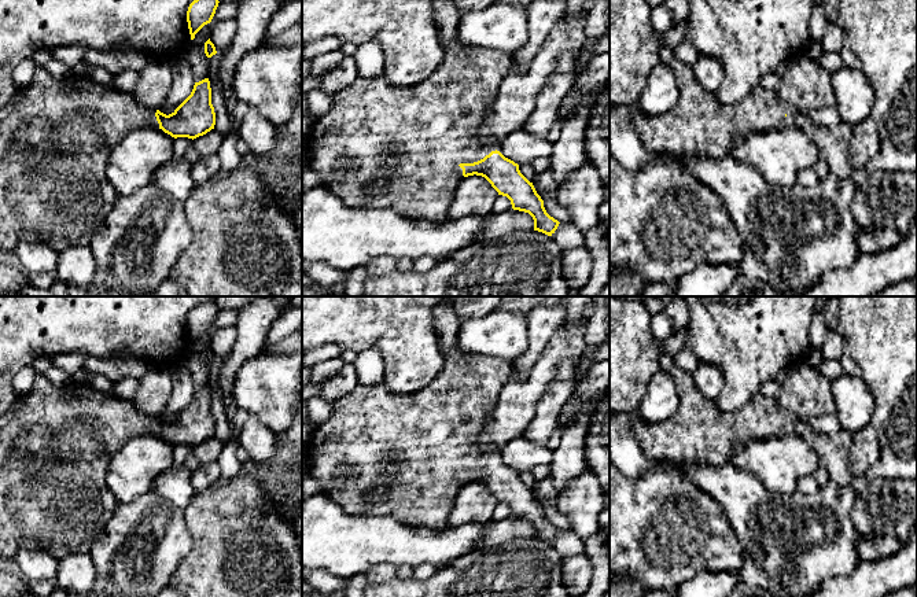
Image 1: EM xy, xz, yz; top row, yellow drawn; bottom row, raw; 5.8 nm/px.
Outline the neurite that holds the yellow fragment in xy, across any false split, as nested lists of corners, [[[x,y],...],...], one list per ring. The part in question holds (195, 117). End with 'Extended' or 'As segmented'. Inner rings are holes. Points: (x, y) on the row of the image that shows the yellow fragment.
[[[37,67],[36,74],[30,84],[21,89],[22,96],[14,111],[7,117],[8,126],[4,128],[0,122],[0,250],[14,251],[16,246],[22,242],[40,242],[55,253],[60,253],[67,247],[74,246],[89,246],[89,242],[97,228],[100,228],[111,211],[114,203],[118,200],[119,195],[115,188],[108,183],[106,177],[106,167],[113,148],[122,140],[125,134],[135,129],[152,128],[159,124],[159,129],[172,137],[188,137],[196,139],[206,134],[216,125],[216,113],[211,104],[211,88],[209,78],[195,82],[191,95],[169,115],[161,113],[156,108],[148,108],[139,104],[133,95],[117,89],[115,86],[106,86],[95,82],[91,77],[84,74],[76,74],[71,71],[65,80],[54,78],[44,67]]]. Extended

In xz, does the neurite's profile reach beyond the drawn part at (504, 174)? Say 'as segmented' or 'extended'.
extended

